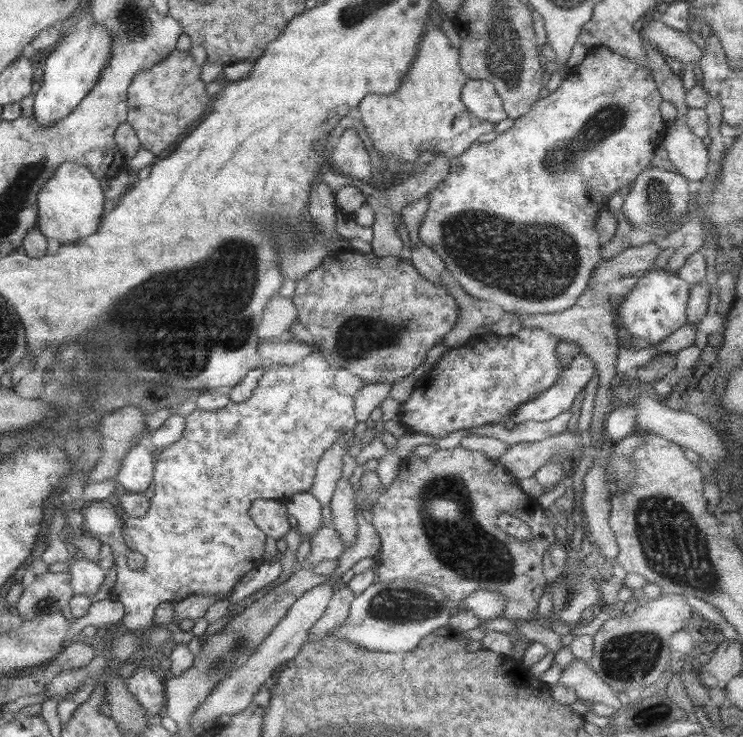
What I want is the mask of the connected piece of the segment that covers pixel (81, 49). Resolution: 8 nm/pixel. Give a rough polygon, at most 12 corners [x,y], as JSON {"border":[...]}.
{"border":[[104,25],[71,26],[46,58],[33,114],[50,125],[96,86]]}

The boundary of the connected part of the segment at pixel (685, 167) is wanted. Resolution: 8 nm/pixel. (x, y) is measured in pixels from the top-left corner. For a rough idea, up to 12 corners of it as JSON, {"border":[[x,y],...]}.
{"border":[[684,122],[667,127],[668,166],[690,181],[710,173],[707,146]]}

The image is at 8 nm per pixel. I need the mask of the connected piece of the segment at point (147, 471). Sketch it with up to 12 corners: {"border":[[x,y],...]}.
{"border":[[146,442],[124,456],[116,480],[144,493],[152,484],[155,453]]}

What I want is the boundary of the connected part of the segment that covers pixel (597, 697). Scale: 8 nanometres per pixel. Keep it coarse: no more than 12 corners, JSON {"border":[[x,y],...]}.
{"border":[[575,659],[561,686],[587,703],[620,710],[619,697],[587,663]]}

